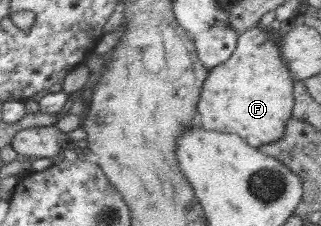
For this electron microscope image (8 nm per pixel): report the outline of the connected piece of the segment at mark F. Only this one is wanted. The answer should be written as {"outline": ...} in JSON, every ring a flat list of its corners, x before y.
{"outline":[[250,26,237,36,232,56,208,70,197,104,198,122,208,130,236,133,258,147,282,138,294,108,294,76,265,28]]}

